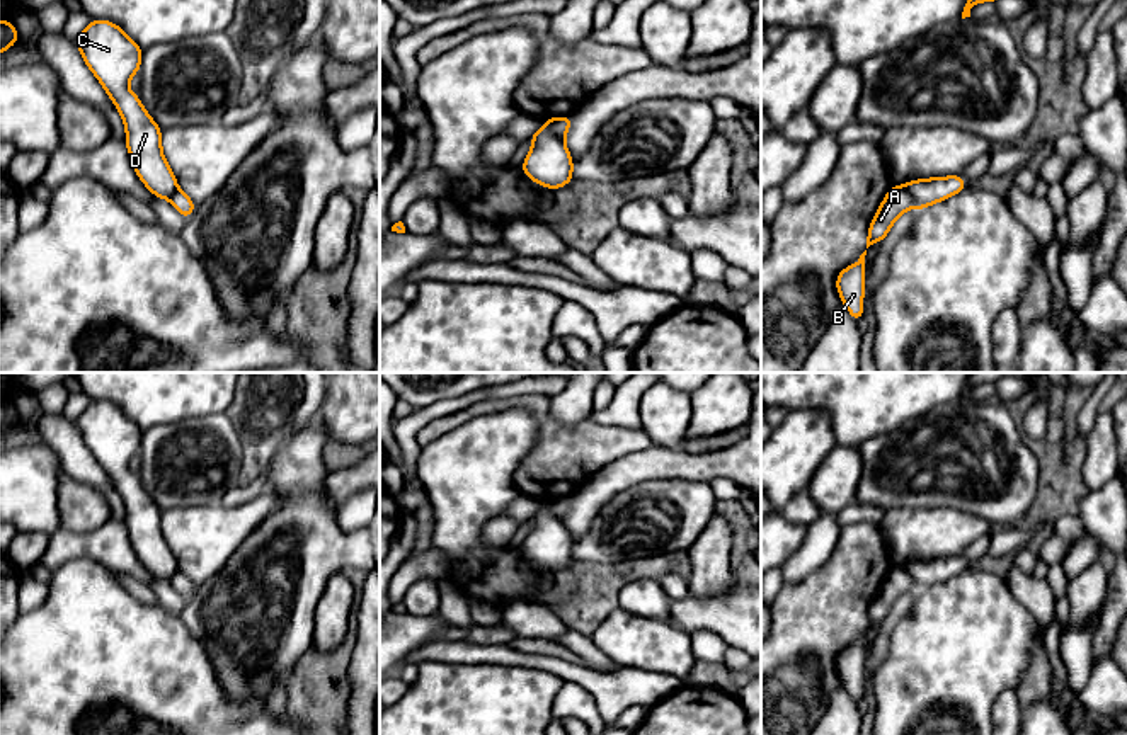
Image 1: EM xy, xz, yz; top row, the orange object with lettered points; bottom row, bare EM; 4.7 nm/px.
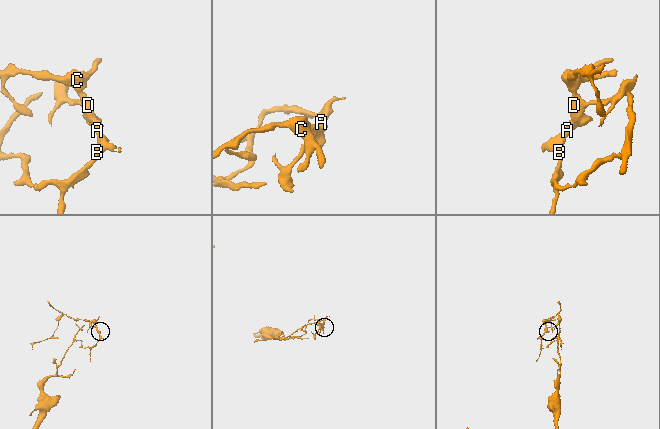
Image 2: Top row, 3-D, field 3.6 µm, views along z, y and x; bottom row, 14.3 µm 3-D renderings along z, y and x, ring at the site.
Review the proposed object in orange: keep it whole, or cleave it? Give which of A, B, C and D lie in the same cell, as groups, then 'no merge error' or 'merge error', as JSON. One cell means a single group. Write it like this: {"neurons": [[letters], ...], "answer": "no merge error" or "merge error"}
{"neurons": [["A", "B"], ["C", "D"]], "answer": "merge error"}

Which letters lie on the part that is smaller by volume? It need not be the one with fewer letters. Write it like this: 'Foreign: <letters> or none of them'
Foreign: C, D

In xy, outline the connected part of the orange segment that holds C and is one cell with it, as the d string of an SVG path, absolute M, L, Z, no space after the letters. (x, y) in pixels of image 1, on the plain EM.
M94 400L73 422L124 502L129 541L140 561L155 578L170 580L179 565L162 534L162 510L128 471L143 430L119 407L102 400Z

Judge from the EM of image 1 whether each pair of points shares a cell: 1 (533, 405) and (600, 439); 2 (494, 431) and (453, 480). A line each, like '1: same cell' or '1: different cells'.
1: same cell
2: same cell

